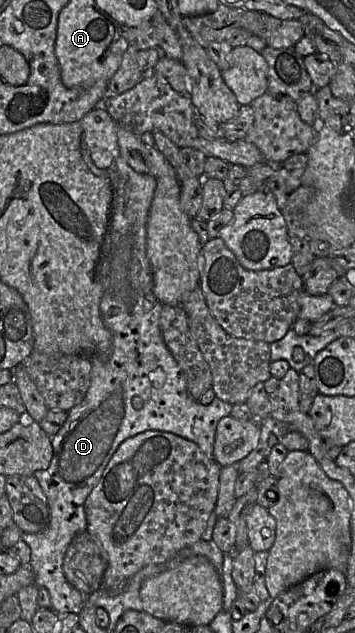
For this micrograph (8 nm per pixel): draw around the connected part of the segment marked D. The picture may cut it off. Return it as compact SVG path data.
M119 156L117 159L117 187L114 191L107 234L101 246L96 275L102 285L100 314L105 327L112 335L112 350L108 358L91 357L91 383L83 401L67 413L67 419L59 431L51 436L53 455L47 469L33 473L48 502L50 523L40 533L23 532L22 539L31 550L30 565L35 584L45 587L50 594L51 609L59 616L79 614L87 596L69 584L63 572L63 560L72 539L86 531L87 519L84 504L101 479L111 457L126 439L148 430L170 432L196 443L213 458L218 422L230 416L233 405L215 397L209 405L202 405L188 392L186 376L164 343L159 327L163 303L153 294L153 272L146 254L146 226L149 209L156 189L156 179L134 171Z

